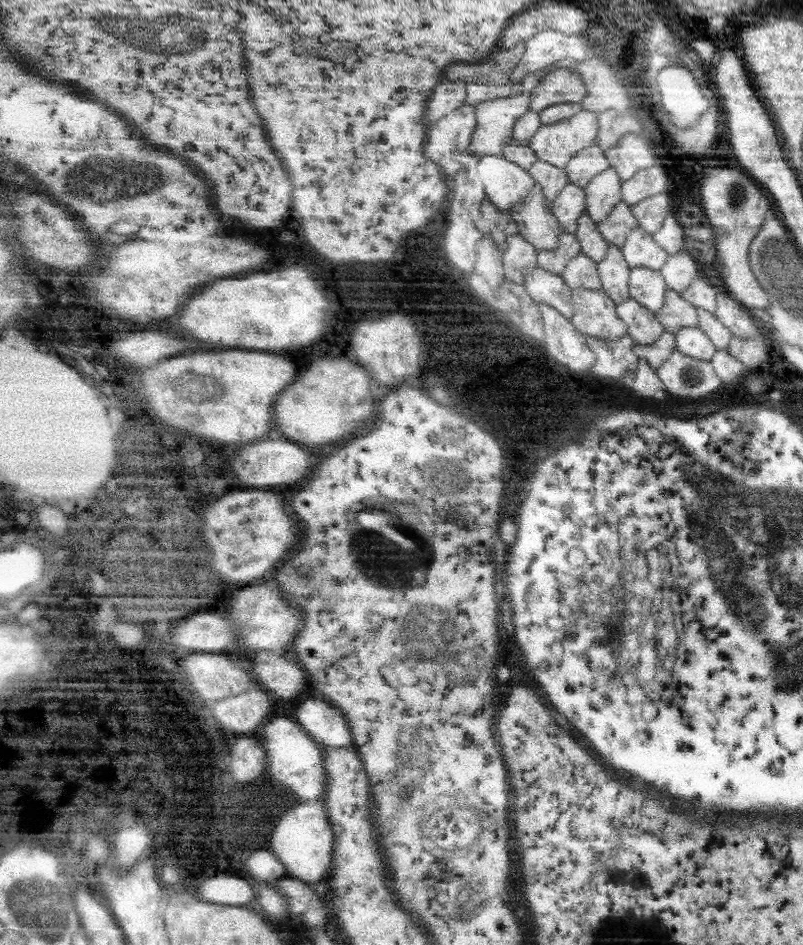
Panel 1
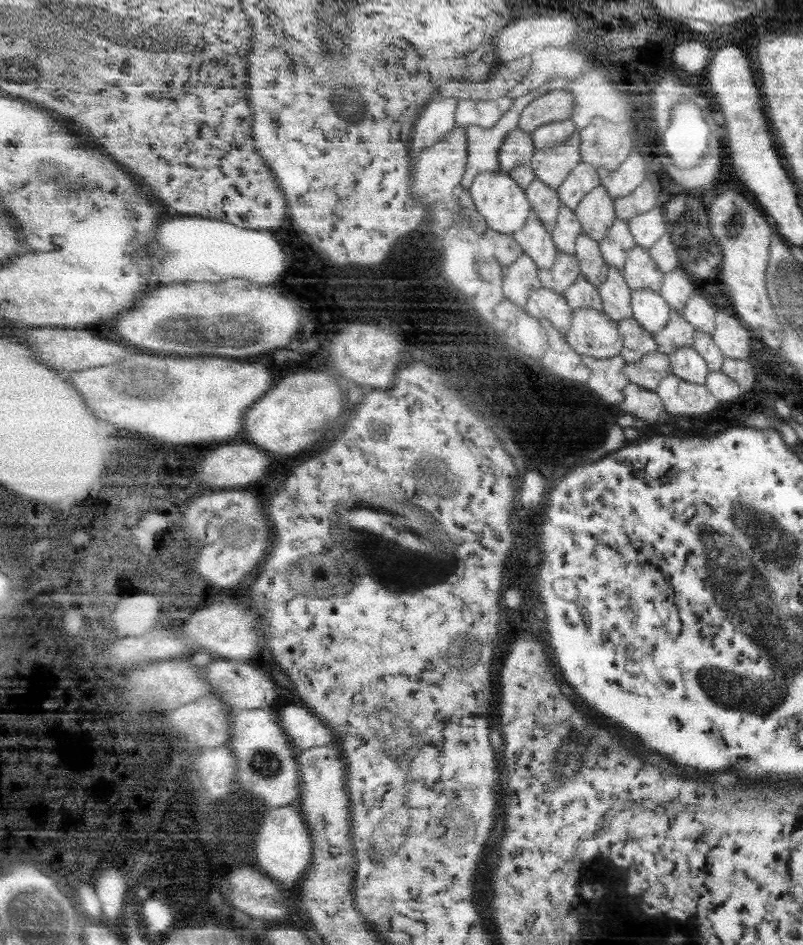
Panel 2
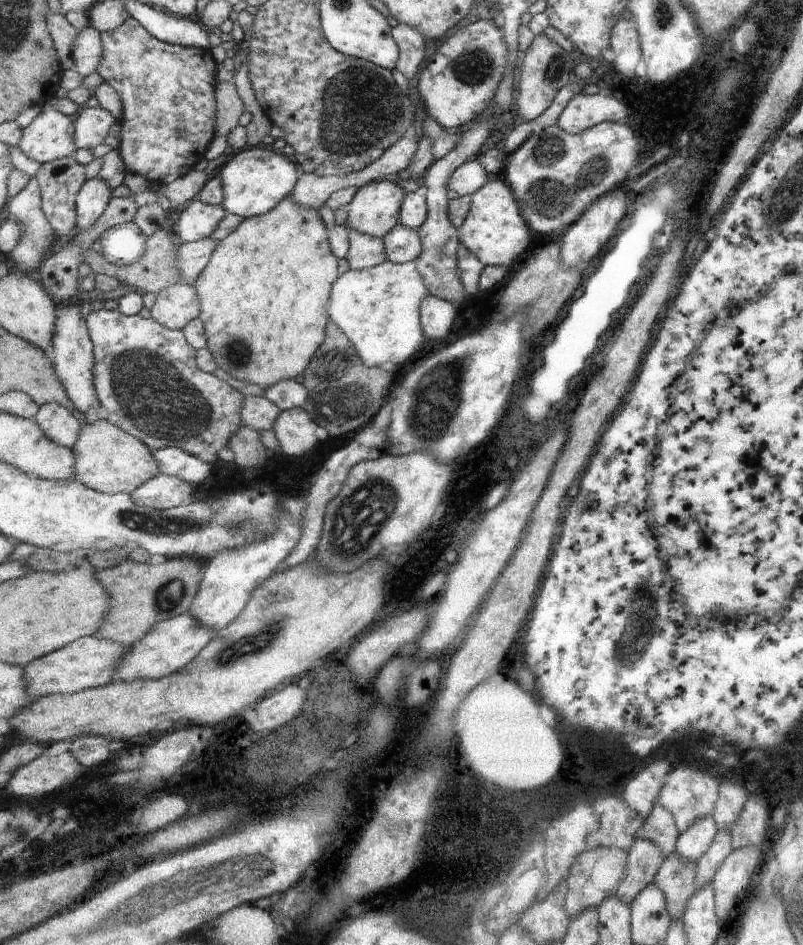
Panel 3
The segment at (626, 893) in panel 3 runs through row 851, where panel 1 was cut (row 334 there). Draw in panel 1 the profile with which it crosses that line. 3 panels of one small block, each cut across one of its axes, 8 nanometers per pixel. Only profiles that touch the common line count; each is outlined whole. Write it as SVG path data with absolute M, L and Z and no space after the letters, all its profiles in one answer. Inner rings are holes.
M629 299L616 304L619 316L627 323L628 333L636 343L651 345L664 331L664 326L657 313L649 310L637 300Z

